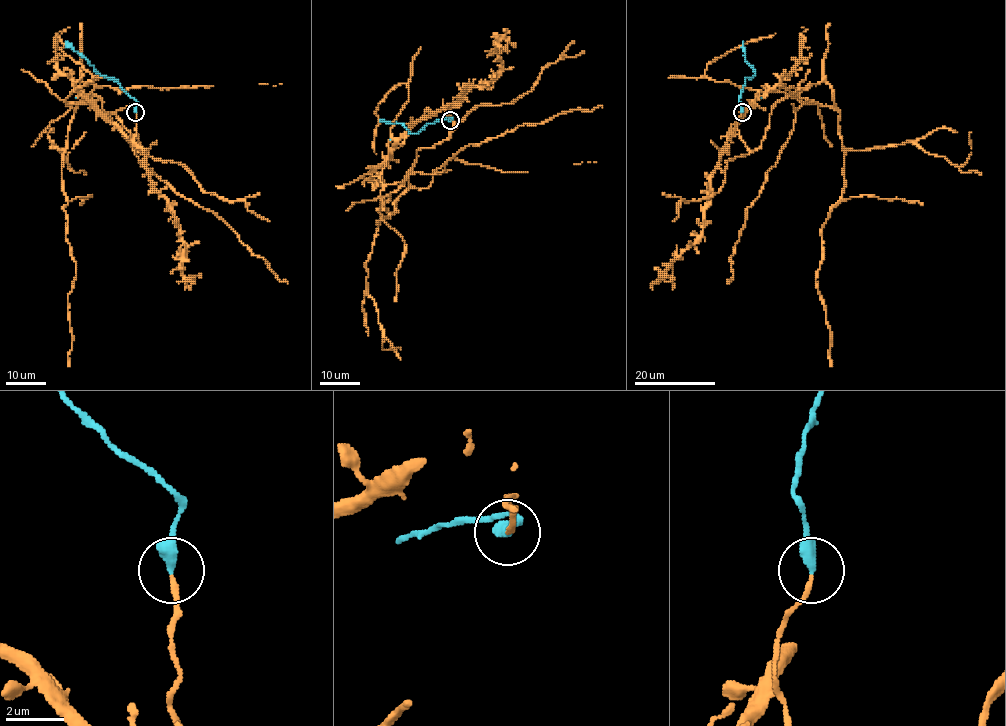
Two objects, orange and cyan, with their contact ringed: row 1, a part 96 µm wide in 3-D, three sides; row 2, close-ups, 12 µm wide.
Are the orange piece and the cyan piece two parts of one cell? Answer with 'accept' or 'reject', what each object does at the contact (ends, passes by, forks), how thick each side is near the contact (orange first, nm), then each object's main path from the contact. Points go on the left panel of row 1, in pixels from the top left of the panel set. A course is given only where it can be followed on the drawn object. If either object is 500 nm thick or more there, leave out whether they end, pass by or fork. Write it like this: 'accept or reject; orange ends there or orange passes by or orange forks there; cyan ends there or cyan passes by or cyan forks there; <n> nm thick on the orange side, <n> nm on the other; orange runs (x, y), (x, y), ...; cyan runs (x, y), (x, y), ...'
accept; orange ends there; cyan ends there; 160 nm thick on the orange side, 420 nm on the other; orange runs (136, 112), (137, 150), (93, 84), (65, 99), (85, 97), (143, 150), (189, 289); cyan runs (136, 111), (136, 101), (116, 81), (97, 73), (65, 41)

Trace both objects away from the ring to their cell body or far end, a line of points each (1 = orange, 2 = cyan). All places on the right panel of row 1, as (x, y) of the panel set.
1: (741, 112), (754, 150), (779, 101), (822, 80), (834, 103), (760, 93), (721, 150), (702, 232), (652, 289)
2: (741, 111), (739, 95), (744, 81), (755, 74), (744, 59), (742, 41)

